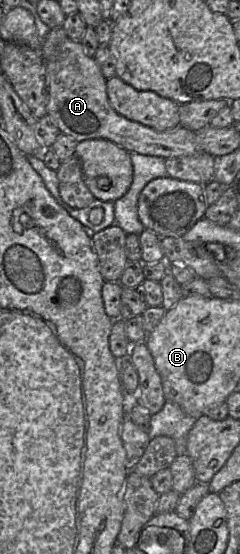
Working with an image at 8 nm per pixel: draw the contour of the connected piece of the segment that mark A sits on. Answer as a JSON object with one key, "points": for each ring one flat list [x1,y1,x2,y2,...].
{"points":[[66,37,61,42,43,41,40,49,45,65,45,82,48,94,47,114,61,133,76,142,89,139,106,139,128,152,157,156,165,159,200,153,196,132,177,126,167,131,156,131,118,114,110,105,107,79,93,57,89,57,80,42]]}

